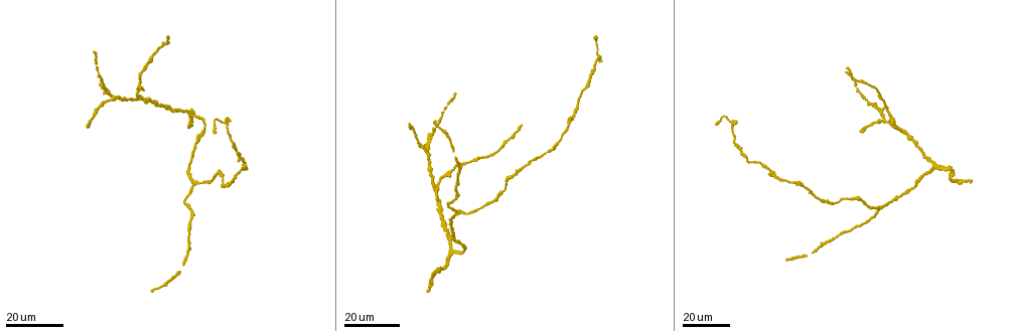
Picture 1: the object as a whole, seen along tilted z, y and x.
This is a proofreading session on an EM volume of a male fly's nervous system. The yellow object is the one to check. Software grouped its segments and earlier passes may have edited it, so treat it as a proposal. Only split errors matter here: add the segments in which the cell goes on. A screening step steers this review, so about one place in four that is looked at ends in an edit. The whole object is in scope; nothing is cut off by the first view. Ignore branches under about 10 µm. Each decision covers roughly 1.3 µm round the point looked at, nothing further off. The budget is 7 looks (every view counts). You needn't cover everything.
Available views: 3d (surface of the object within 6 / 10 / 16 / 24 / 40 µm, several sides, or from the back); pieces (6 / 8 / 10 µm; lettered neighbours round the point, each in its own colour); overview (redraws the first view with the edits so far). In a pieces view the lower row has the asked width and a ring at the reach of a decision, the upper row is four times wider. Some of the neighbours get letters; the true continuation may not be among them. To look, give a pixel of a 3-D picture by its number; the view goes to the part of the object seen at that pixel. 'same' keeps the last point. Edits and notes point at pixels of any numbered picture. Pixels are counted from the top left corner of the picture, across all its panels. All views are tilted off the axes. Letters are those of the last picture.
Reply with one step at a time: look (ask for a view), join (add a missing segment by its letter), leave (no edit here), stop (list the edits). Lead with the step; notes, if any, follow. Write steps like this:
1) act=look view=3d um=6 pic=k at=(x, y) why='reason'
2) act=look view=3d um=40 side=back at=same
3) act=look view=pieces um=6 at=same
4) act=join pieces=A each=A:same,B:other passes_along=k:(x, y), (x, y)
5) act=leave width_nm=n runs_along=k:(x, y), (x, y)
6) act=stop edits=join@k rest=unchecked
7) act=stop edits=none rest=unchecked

act=look view=3d um=16 pic=1 at=(87, 125) why='long arm stops here'

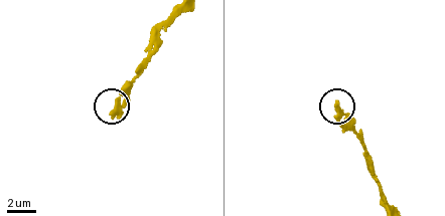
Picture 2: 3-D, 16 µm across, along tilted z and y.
act=look view=pieces um=6 pic=2 at=(114, 115)

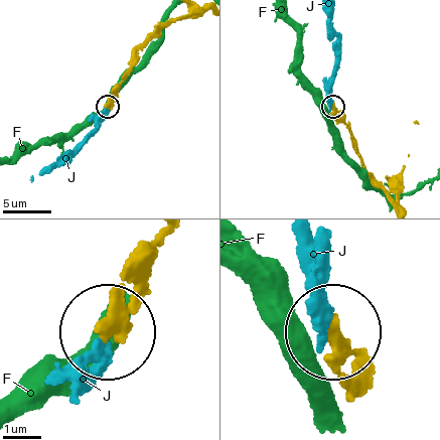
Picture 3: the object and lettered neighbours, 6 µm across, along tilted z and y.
act=join pieces=J width_nm=320 each=F:other,J:same passes_along=3:(156, 243), (82, 361) found='it goes on there'

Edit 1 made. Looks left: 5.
act=look view=3d um=24 pic=1 at=(434, 120) why='tapers out'

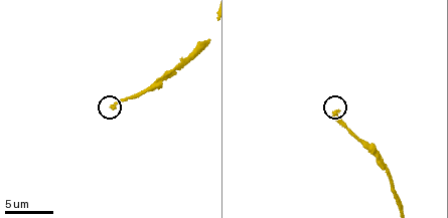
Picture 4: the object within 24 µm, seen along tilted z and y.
act=look view=pieces um=6 pic=4 at=(113, 109)

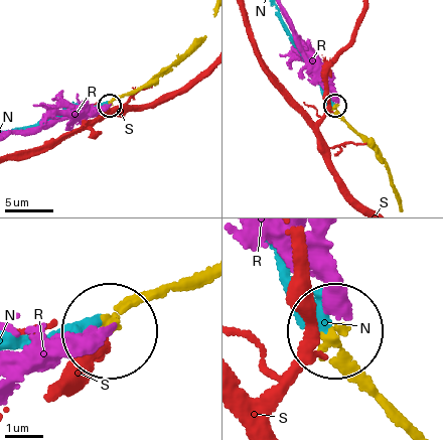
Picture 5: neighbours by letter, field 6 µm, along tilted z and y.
act=join pieces=N width_nm=190 each=N:same,R:other,S:other passes_along=5:(193, 278), (92, 325), (18, 340) found='the cell continues'

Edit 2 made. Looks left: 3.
act=look view=3d um=24 pic=1 at=(166, 36) why='end of a long branch'

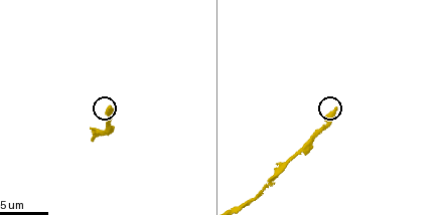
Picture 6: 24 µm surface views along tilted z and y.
act=look view=pieces um=8 pic=6 at=(336, 110) why='see the neighbours'

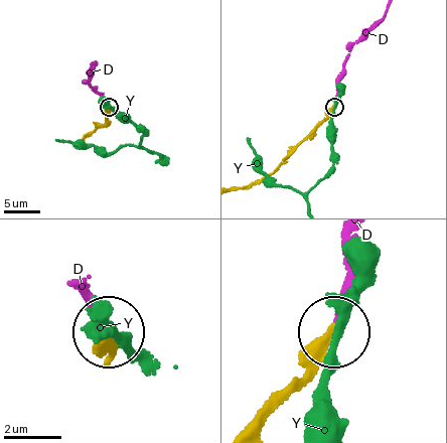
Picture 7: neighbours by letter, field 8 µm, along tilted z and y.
act=join pieces=D each=D:same,Y:other found='it goes on there'

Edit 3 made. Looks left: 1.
act=stop edits=join@3,join@5,join@7 rest=unchecked

